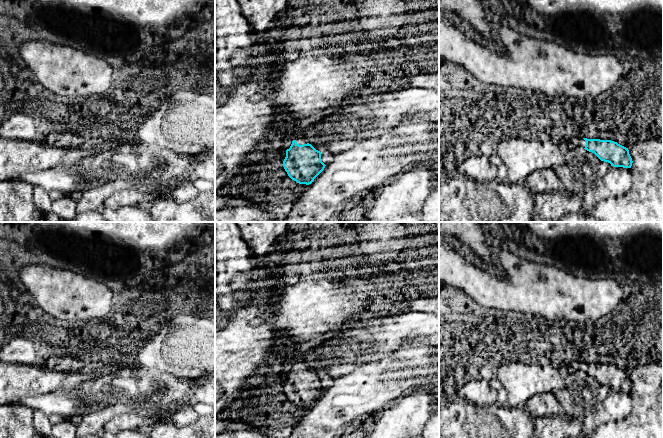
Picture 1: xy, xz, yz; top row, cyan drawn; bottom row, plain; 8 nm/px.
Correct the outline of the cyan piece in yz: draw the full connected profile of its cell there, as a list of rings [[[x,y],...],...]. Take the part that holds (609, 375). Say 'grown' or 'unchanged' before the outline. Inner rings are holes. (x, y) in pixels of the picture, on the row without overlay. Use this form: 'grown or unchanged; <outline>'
grown; [[[572,362],[567,365],[571,371],[580,371],[594,377],[601,385],[613,391],[631,392],[632,382],[628,372],[611,364]]]

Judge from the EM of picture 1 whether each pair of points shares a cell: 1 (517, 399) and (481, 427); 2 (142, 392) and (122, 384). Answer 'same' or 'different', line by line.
1: different
2: same

